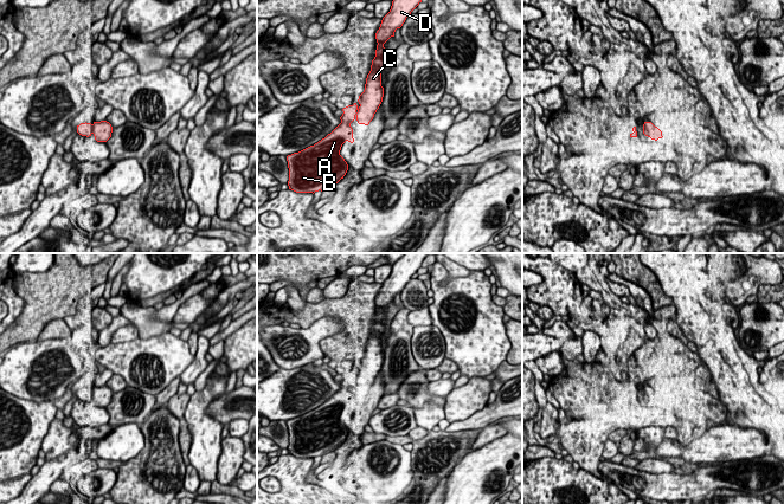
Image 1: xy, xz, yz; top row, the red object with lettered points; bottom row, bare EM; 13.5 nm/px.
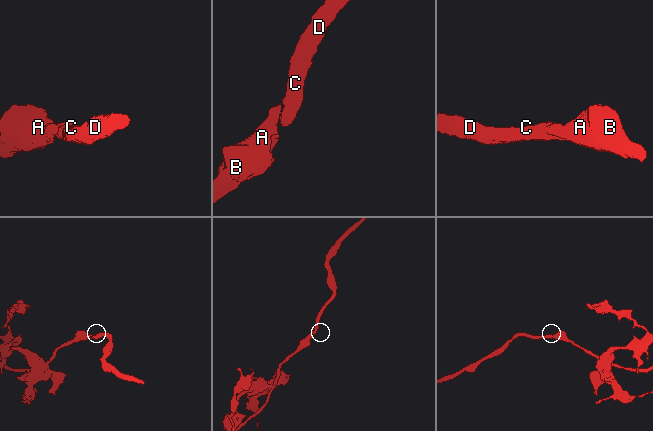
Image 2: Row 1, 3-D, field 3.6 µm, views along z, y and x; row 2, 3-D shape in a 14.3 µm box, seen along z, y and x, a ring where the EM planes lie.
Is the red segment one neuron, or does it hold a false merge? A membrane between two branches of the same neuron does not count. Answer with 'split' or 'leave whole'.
leave whole

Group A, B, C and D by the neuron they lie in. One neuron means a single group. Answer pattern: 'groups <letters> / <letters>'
groups A B C D

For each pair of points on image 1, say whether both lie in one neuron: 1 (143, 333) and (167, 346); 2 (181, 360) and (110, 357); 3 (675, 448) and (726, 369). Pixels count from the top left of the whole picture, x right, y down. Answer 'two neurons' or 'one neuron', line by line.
1: two neurons
2: one neuron
3: two neurons

